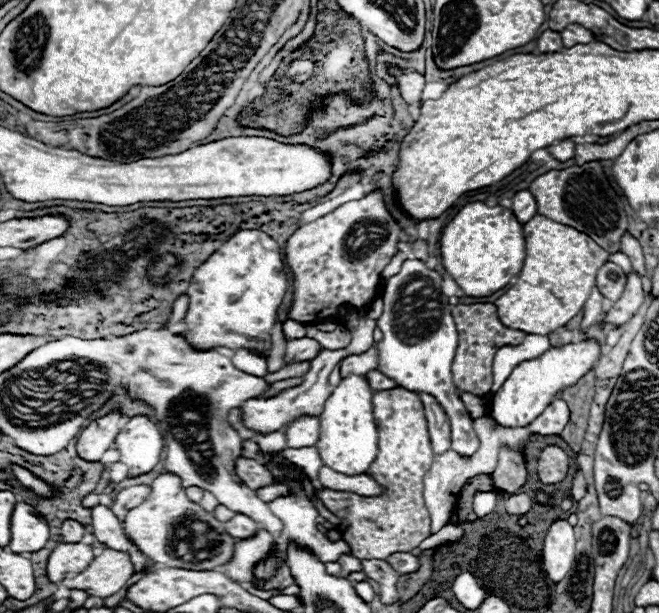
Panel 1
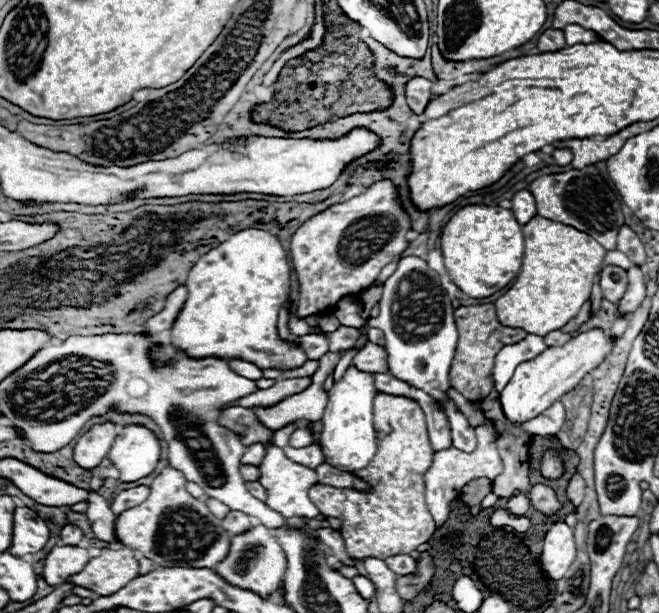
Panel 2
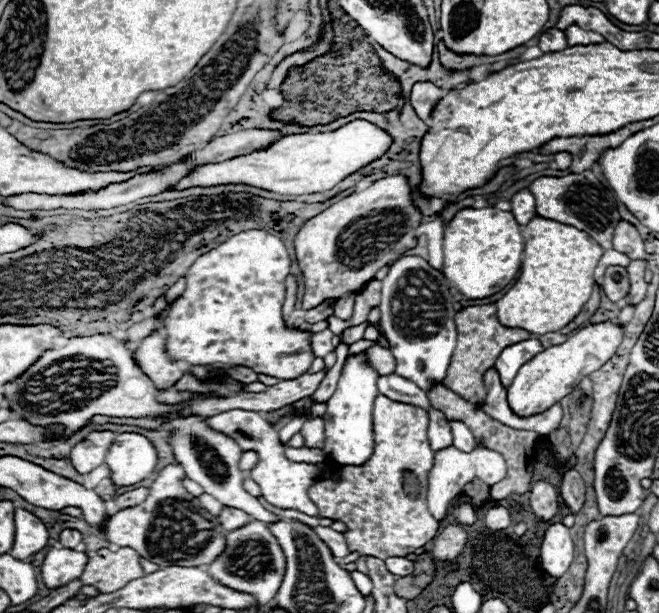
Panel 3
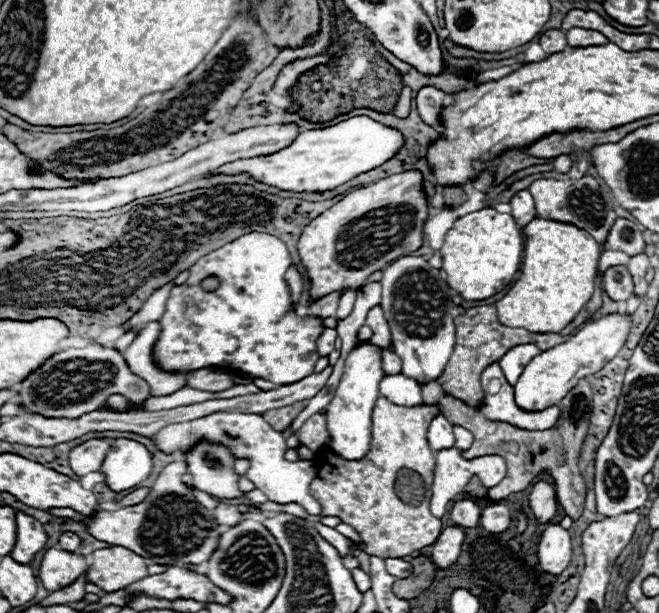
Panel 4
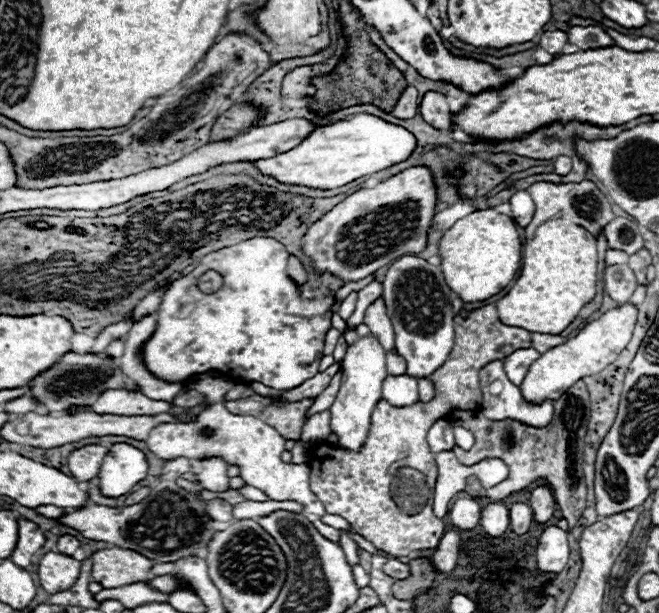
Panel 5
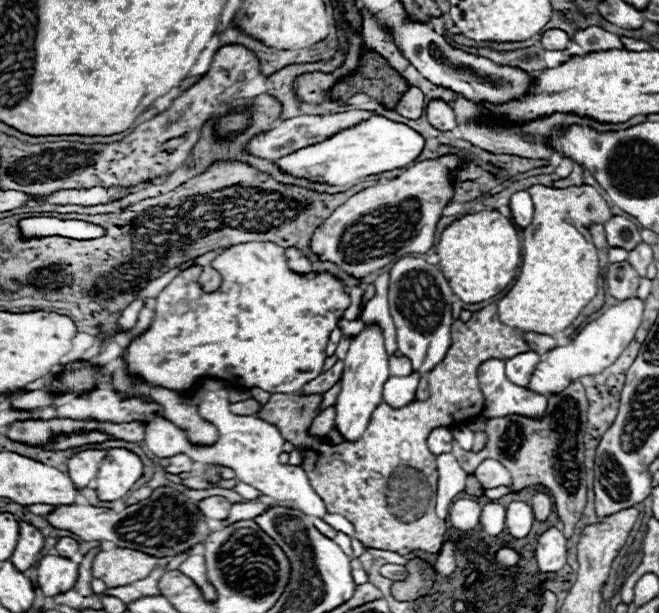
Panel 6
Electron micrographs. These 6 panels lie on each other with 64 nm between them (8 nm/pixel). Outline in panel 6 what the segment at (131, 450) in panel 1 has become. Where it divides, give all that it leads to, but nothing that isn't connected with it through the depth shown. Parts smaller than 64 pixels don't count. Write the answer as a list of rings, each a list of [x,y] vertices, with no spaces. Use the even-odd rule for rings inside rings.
[[[110,448],[96,476],[96,492],[100,500],[112,502],[128,494],[143,474],[142,460],[126,448]]]

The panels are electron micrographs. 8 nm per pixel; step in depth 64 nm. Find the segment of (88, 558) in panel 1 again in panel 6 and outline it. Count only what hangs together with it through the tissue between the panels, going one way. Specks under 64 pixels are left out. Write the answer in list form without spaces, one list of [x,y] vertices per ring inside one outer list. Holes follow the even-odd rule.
[[[48,554],[38,562],[38,586],[44,596],[54,596],[70,590],[78,578],[78,564],[68,558]]]

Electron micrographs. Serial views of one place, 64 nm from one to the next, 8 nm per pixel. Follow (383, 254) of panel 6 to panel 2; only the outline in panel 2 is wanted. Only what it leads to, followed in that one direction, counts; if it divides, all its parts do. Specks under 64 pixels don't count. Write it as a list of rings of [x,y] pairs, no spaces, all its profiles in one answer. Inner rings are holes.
[[[380,180],[372,184],[364,194],[348,202],[336,204],[312,216],[308,222],[304,222],[290,240],[292,268],[296,270],[298,284],[300,284],[296,316],[308,318],[312,314],[328,314],[344,296],[354,296],[354,298],[360,296],[360,292],[366,290],[378,278],[380,270],[406,250],[408,246],[406,232],[410,230],[410,226],[412,226],[410,218],[398,202],[398,188],[390,180]]]

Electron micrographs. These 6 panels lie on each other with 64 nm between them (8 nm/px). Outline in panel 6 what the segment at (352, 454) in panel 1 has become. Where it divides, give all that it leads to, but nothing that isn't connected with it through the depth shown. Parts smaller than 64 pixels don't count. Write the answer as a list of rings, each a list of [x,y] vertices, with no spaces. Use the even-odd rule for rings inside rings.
[[[366,326],[364,332],[352,338],[348,354],[344,358],[344,374],[342,374],[342,390],[338,394],[338,400],[334,404],[336,418],[334,426],[338,432],[342,432],[342,438],[346,442],[356,442],[366,432],[368,422],[376,406],[382,402],[382,386],[386,378],[390,378],[388,372],[388,354],[384,348],[384,338],[378,326]]]

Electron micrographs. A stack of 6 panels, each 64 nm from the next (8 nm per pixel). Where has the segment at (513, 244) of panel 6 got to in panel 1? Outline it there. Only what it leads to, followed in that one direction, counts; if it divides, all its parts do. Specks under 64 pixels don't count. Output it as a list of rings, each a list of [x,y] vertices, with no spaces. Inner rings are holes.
[[[470,202],[444,228],[440,236],[440,256],[444,270],[466,296],[490,296],[504,288],[522,270],[526,256],[522,224],[510,208]]]

